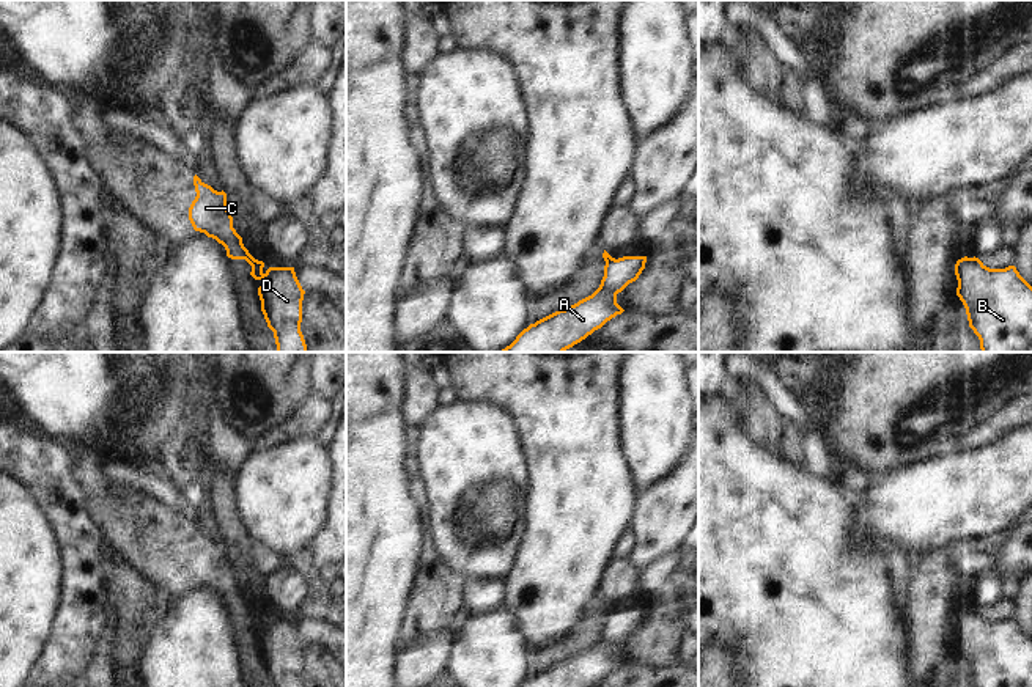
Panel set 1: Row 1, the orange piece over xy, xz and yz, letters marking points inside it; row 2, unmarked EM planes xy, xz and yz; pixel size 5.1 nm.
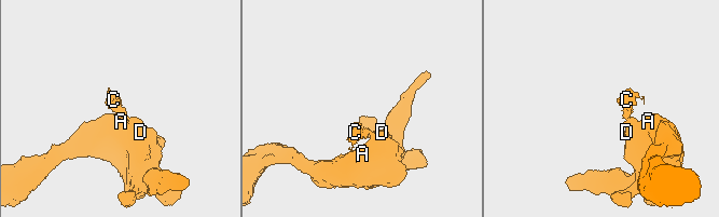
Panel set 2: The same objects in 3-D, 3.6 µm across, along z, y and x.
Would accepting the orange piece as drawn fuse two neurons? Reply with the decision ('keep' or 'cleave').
cleave

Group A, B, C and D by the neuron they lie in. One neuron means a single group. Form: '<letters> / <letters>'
A B D / C

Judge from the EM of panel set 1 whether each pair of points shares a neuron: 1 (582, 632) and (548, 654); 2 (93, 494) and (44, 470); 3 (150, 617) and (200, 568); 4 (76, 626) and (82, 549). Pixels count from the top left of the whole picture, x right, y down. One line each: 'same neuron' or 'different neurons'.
1: same neuron
2: different neurons
3: different neurons
4: same neuron

